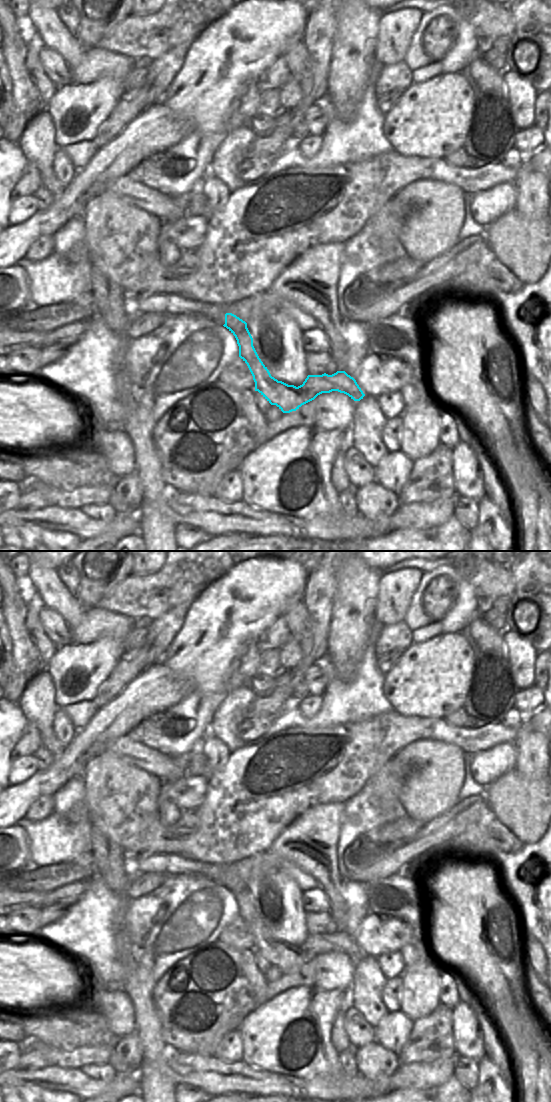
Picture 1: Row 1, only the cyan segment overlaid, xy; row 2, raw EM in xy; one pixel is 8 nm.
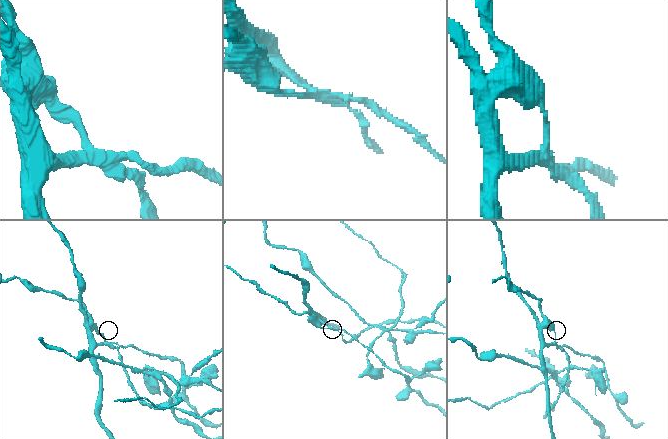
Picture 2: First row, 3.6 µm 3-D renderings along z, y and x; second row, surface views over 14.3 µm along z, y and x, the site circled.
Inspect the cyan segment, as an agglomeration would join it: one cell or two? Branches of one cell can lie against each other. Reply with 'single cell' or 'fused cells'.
fused cells

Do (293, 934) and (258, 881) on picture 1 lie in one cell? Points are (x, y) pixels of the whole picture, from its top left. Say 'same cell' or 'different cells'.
same cell

